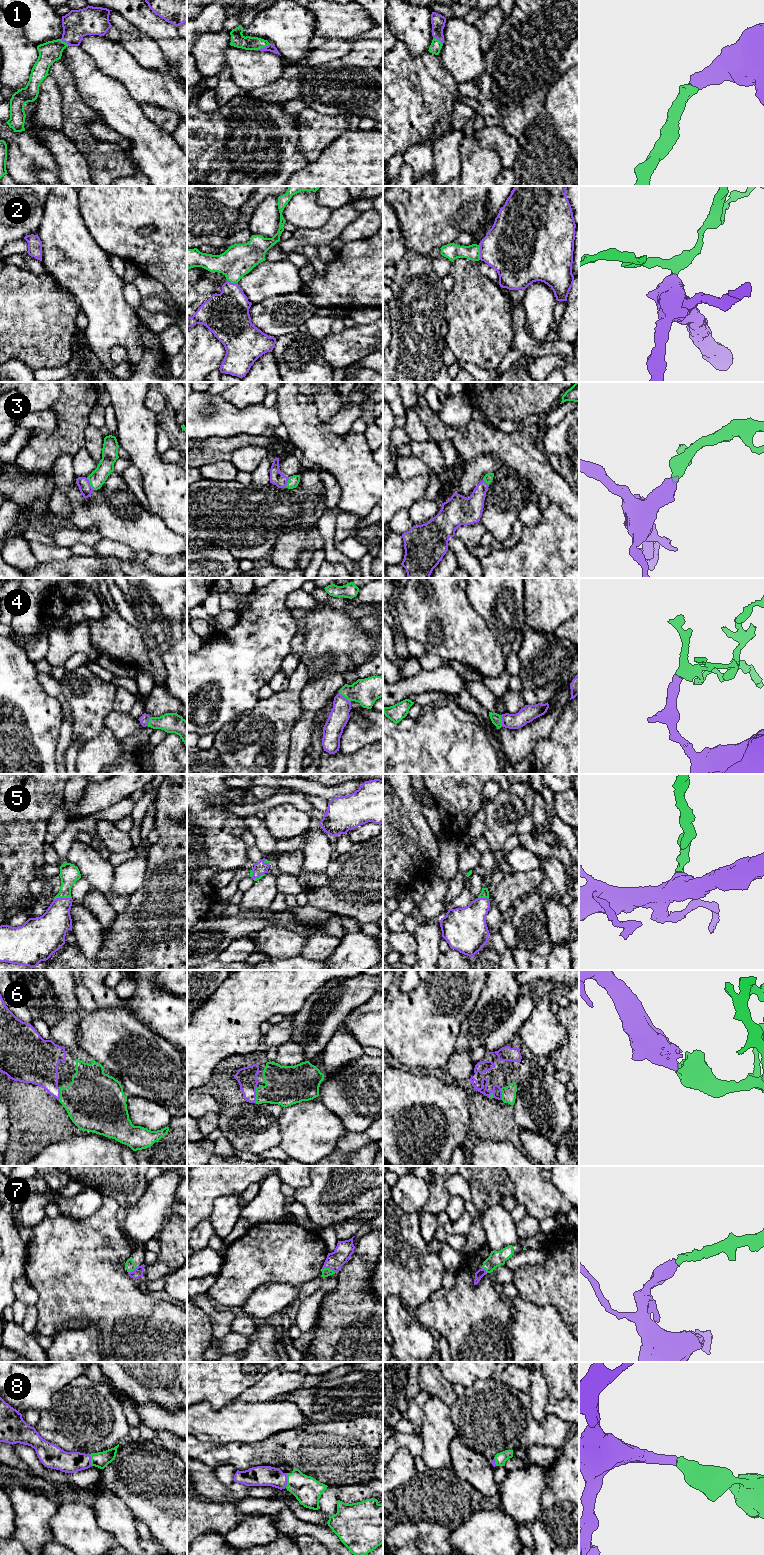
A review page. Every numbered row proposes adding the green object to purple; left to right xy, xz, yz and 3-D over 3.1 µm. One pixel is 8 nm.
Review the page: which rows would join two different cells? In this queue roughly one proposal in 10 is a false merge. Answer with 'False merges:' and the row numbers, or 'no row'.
False merges: no row

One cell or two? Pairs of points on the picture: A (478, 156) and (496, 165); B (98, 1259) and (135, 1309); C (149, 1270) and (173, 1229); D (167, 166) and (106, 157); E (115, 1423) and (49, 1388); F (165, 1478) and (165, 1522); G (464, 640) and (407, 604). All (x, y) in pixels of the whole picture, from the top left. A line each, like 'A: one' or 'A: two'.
A: one
B: one
C: one
D: two
E: two
F: one
G: one

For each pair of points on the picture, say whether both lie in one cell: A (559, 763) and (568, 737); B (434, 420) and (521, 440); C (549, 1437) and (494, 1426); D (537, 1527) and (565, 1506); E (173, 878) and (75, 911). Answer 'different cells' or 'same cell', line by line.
A: same cell
B: same cell
C: same cell
D: same cell
E: different cells

